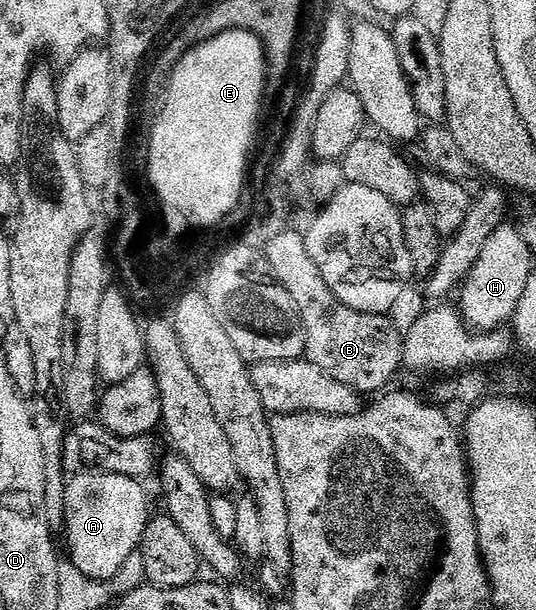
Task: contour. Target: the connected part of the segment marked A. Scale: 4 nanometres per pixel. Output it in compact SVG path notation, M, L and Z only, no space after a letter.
M86 471L74 475L68 481L64 531L71 554L69 560L85 576L109 581L118 574L119 569L127 562L127 557L131 556L131 552L140 547L146 532L146 524L151 517L147 494L142 486L144 485L136 478L104 471Z

